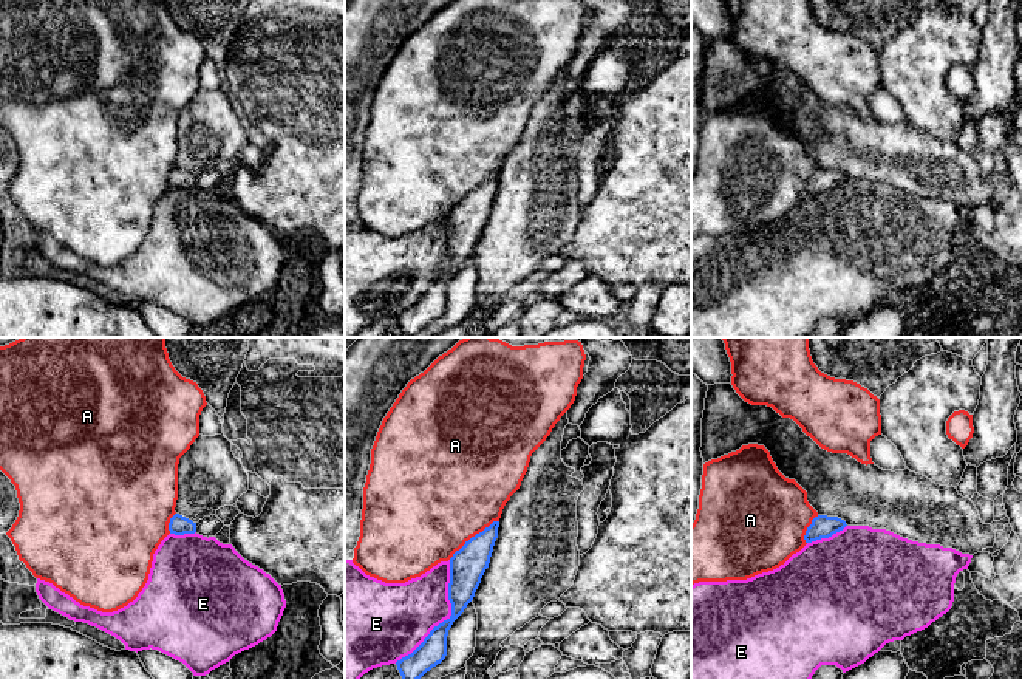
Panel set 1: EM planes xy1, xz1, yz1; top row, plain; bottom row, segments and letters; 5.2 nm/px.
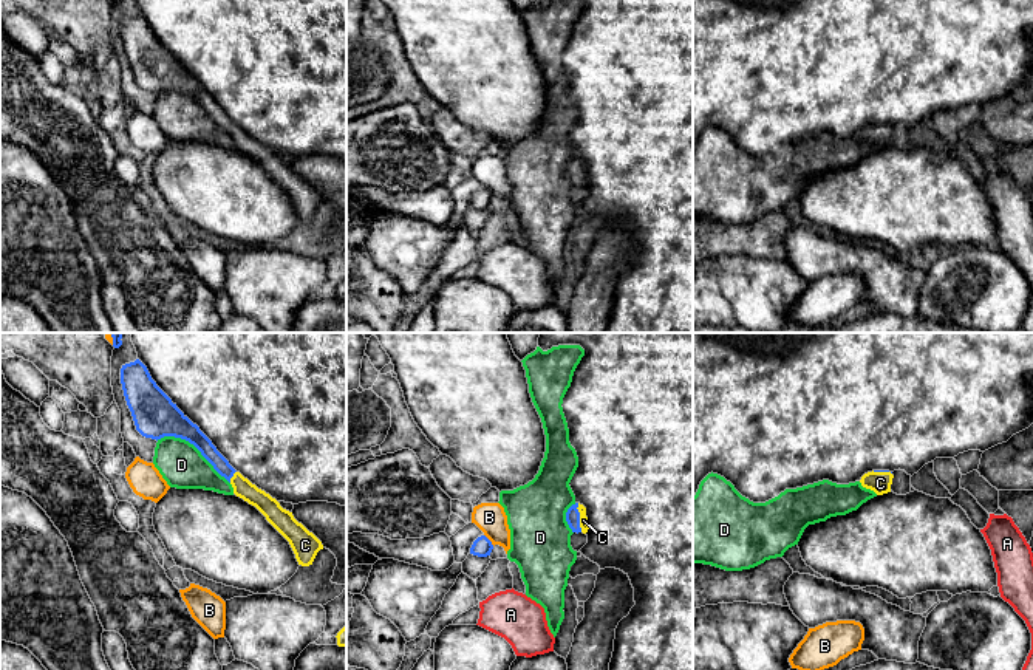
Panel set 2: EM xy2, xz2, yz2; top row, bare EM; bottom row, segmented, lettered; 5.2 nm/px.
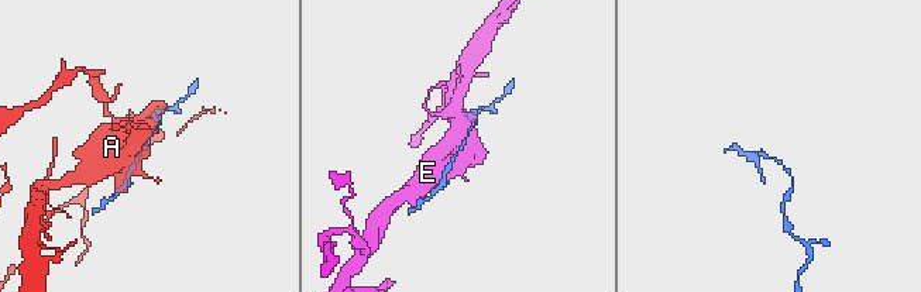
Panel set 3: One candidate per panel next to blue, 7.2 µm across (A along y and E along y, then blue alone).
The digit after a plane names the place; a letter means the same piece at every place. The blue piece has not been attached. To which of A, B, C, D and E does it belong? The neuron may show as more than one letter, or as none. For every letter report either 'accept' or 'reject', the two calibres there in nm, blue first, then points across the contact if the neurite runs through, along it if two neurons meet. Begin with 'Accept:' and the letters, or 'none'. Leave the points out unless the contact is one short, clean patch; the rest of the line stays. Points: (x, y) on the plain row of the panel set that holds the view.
Accept: none
A: reject; calibres 190 and 500 nm
B: reject; calibres 100 and 160 nm
C: reject; calibres 80 and 50 nm
D: reject; calibres 220 and 240 nm
E: reject; calibres 180 and 340 nm

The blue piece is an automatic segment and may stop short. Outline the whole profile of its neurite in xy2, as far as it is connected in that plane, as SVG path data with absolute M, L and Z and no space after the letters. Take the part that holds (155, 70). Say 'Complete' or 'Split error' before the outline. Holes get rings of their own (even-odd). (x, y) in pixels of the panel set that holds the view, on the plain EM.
Complete. M136 12L121 22L121 37L136 84L152 93L175 90L193 97L229 136L237 125L212 94L156 39L147 20Z

